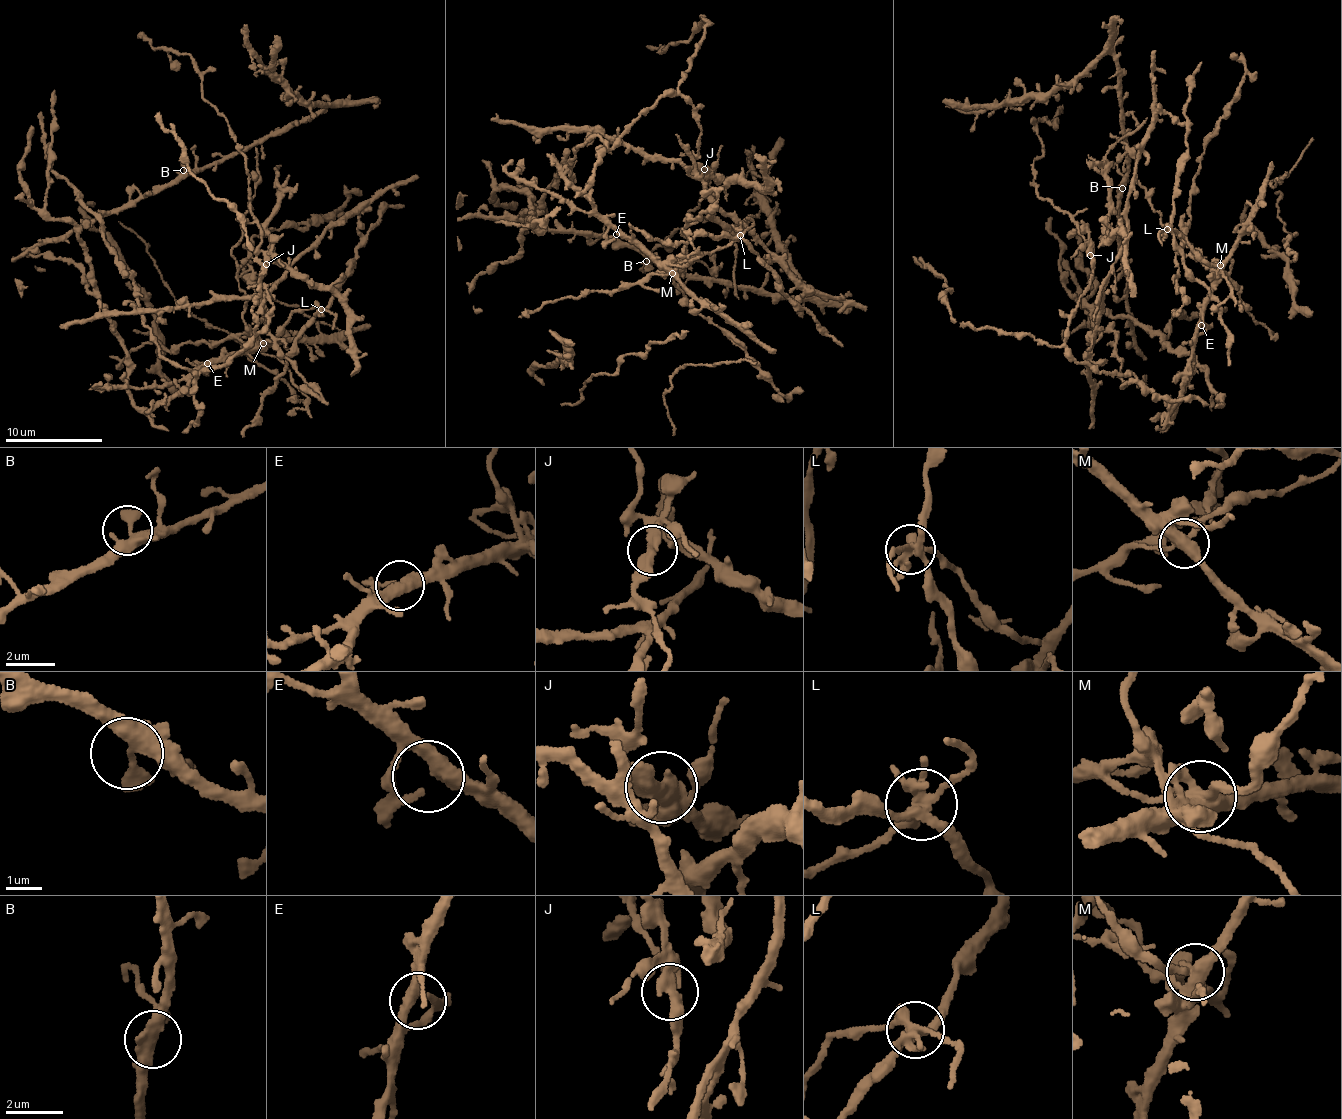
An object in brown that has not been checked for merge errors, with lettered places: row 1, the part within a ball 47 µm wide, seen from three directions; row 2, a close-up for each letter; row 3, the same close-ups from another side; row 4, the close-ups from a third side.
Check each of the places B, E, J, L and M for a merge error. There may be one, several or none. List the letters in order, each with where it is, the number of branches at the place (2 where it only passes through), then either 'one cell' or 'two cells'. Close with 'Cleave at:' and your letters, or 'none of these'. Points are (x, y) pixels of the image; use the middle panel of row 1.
B: place (646, 261); branches 2; one cell
E: place (616, 234); branches 2; one cell
J: place (704, 169); branches 2; two cells
L: place (740, 235); branches 6; two cells
M: place (672, 273); branches 4; two cells
Cleave at: J, L, M

